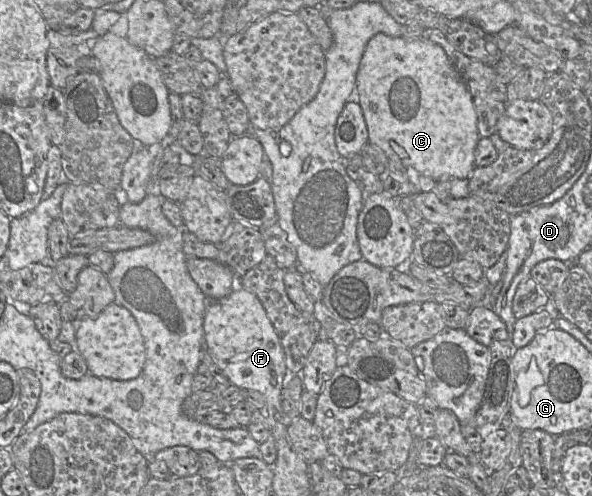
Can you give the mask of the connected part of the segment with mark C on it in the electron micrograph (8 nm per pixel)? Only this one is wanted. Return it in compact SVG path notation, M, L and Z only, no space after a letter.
M383 33L367 43L361 58L356 89L369 134L369 143L378 146L386 157L404 167L413 167L436 182L468 179L473 172L474 152L481 138L472 96L444 49L423 38L405 39Z

